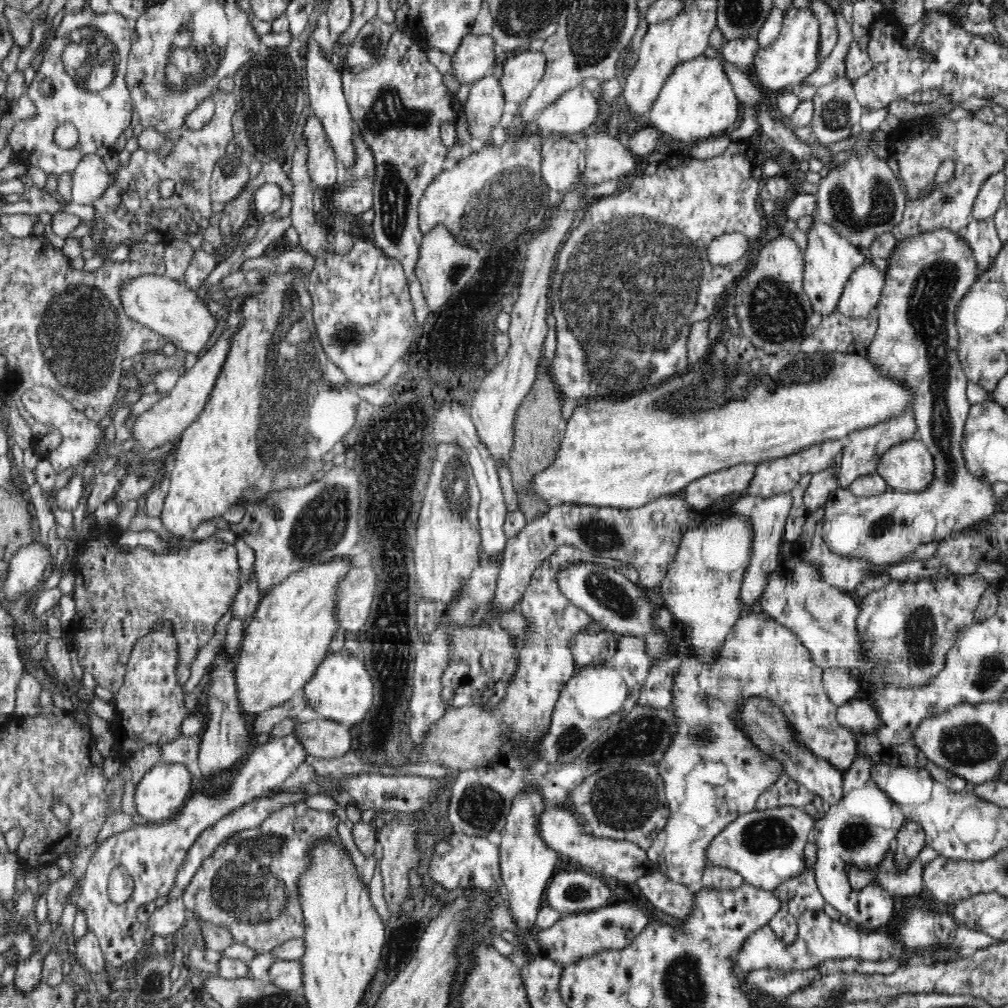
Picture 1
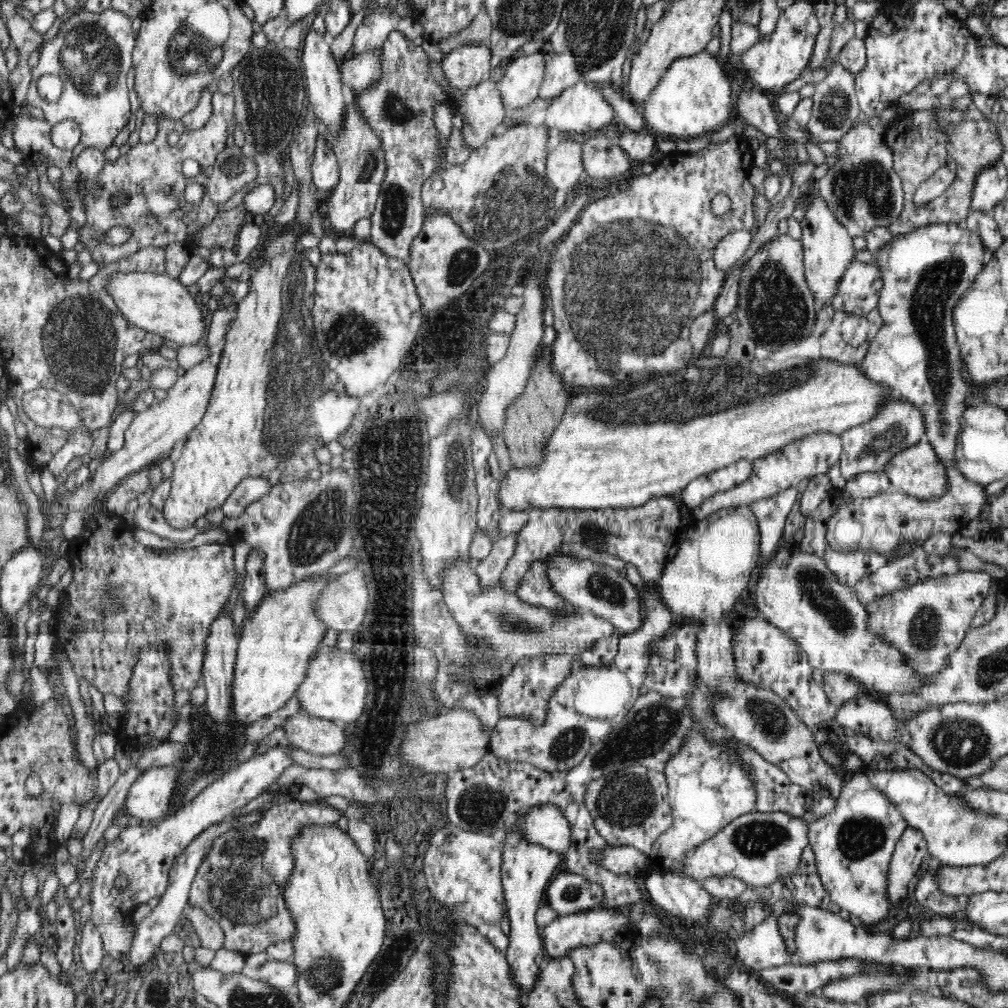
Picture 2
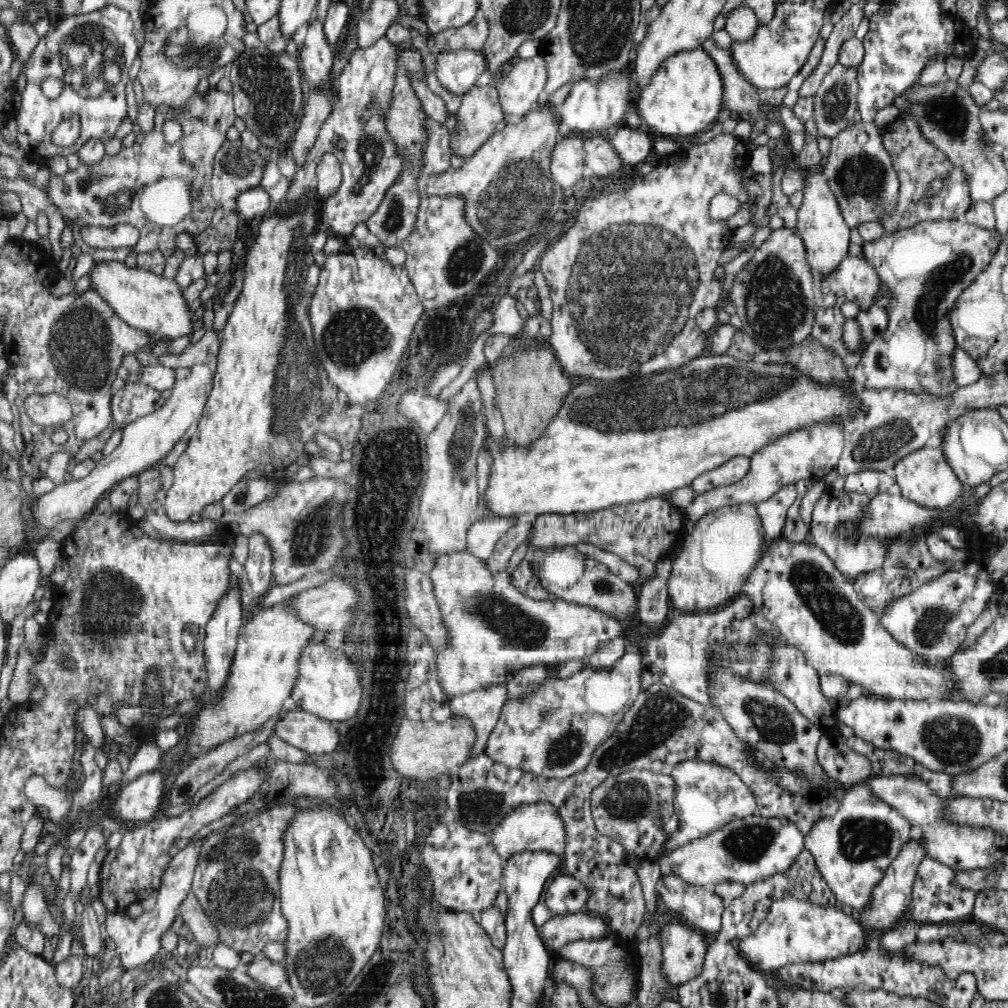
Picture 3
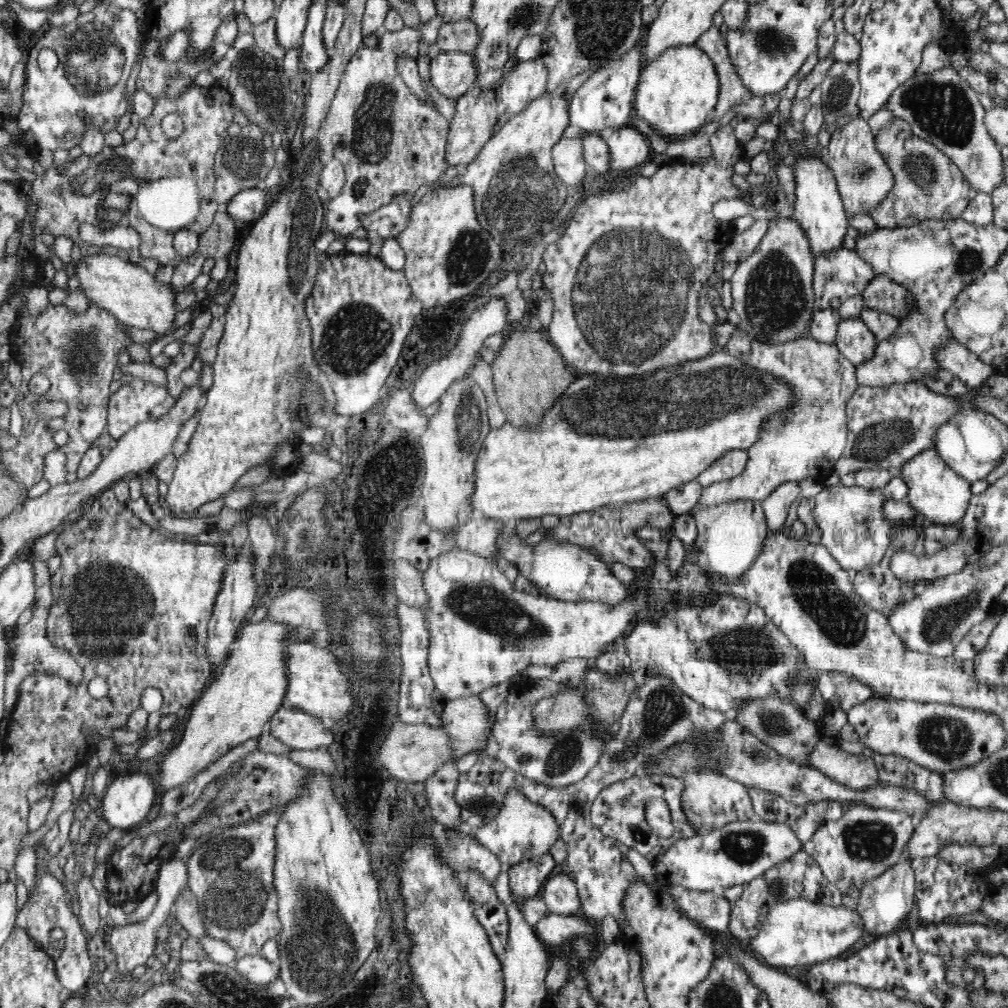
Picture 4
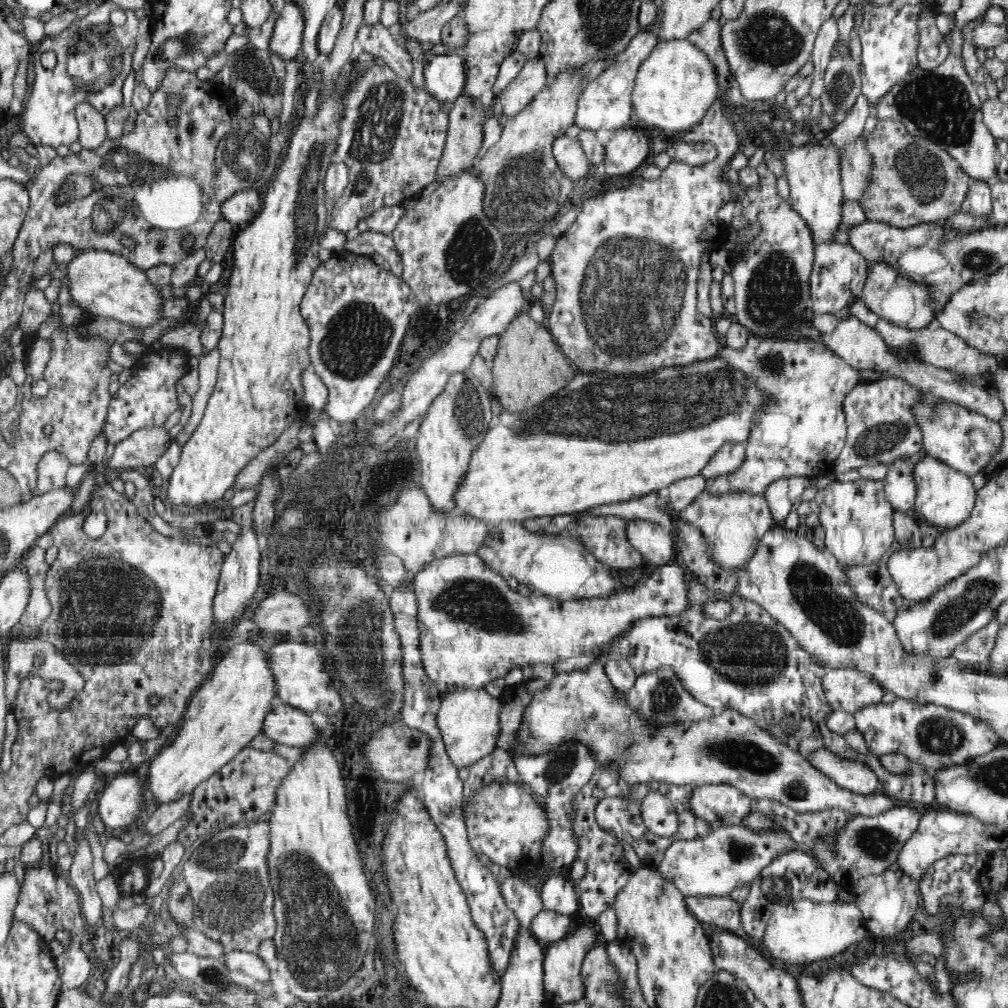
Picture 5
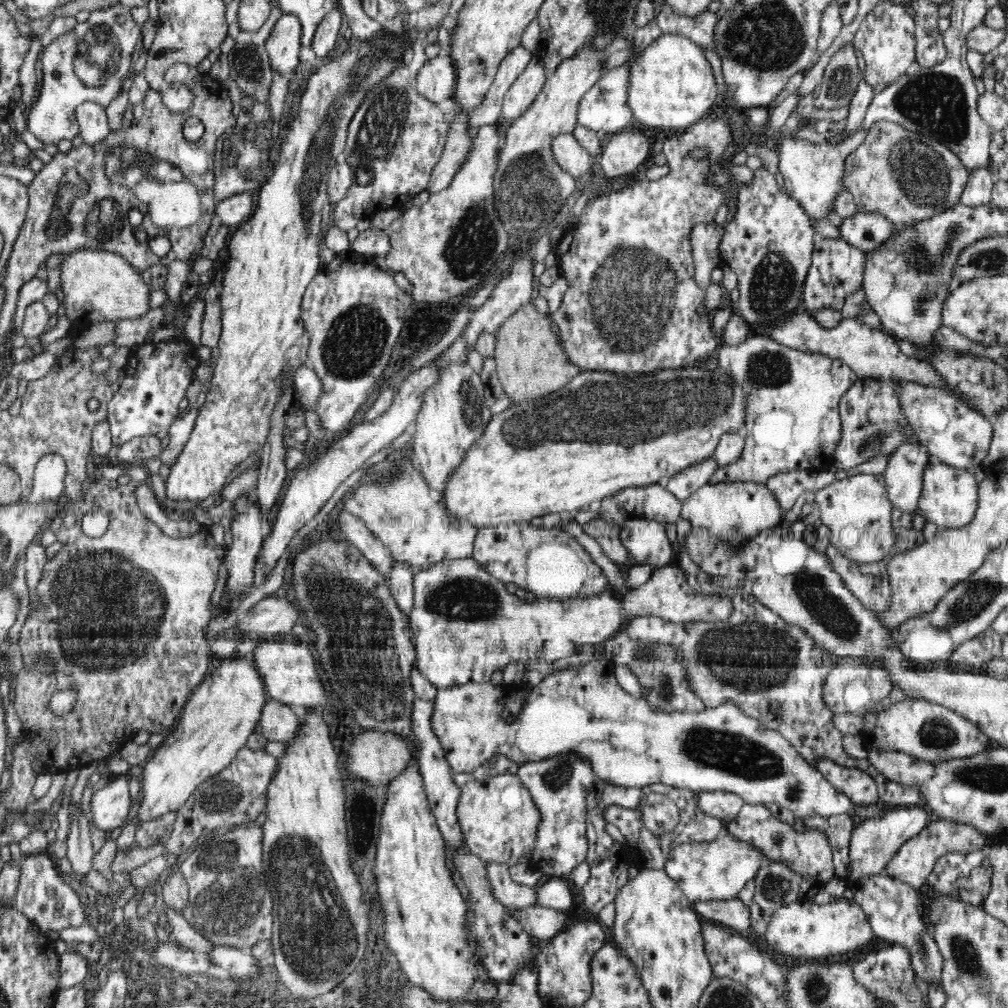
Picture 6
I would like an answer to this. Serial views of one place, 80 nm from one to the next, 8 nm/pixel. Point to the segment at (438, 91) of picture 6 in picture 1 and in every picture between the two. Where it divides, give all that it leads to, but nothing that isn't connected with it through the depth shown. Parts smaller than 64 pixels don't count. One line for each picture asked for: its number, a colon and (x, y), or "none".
1: (475, 55)
2: (465, 66)
3: (458, 71)
4: (453, 73)
5: (444, 74)

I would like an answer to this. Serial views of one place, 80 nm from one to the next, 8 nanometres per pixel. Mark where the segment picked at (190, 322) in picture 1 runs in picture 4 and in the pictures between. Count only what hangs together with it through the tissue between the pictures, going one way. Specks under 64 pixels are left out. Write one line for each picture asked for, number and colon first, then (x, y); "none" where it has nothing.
2: (158, 303)
3: (149, 302)
4: (135, 297)

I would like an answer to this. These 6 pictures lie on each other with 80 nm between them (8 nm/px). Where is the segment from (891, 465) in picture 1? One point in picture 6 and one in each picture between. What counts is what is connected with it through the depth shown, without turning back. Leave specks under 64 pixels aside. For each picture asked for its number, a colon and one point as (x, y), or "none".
2: (916, 471)
3: (924, 476)
4: (940, 496)
5: (945, 497)
6: (949, 497)

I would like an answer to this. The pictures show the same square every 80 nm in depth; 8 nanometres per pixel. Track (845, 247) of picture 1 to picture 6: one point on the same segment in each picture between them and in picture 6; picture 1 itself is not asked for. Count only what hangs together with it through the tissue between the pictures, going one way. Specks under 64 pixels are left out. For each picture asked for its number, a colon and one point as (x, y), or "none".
2: (827, 247)
3: (821, 226)
4: (818, 209)
5: (816, 193)
6: (813, 176)

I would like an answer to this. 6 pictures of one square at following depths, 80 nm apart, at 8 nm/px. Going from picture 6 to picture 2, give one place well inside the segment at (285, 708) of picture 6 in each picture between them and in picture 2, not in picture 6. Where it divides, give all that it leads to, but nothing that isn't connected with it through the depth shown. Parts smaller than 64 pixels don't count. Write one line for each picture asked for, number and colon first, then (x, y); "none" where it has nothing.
2: (318, 736)
3: (308, 732)
4: (297, 729)
5: (285, 724)

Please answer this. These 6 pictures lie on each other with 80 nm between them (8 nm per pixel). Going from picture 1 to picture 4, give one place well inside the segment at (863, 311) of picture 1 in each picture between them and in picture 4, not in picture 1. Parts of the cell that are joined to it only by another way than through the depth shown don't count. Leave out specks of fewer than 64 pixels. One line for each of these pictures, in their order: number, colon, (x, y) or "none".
2: (859, 290)
3: (855, 280)
4: (840, 274)

